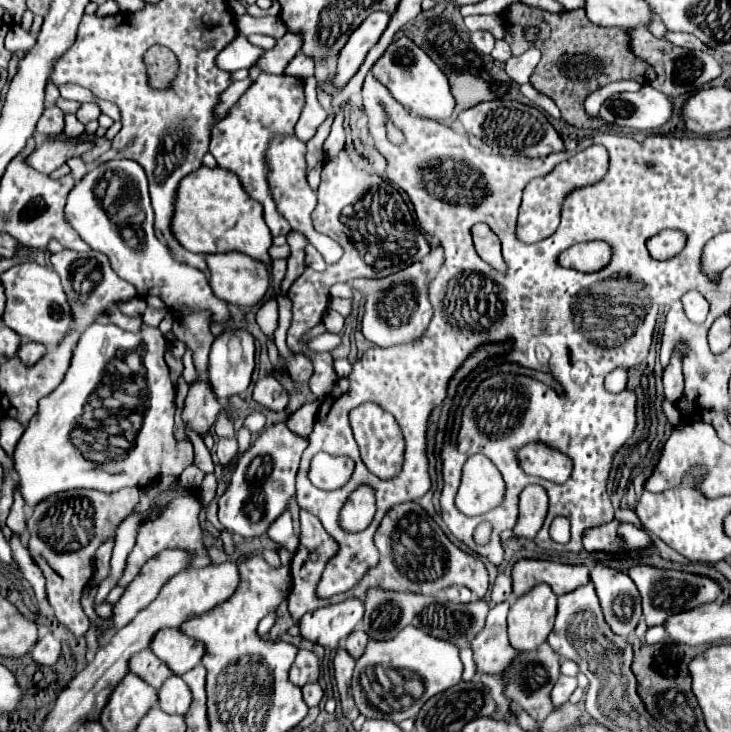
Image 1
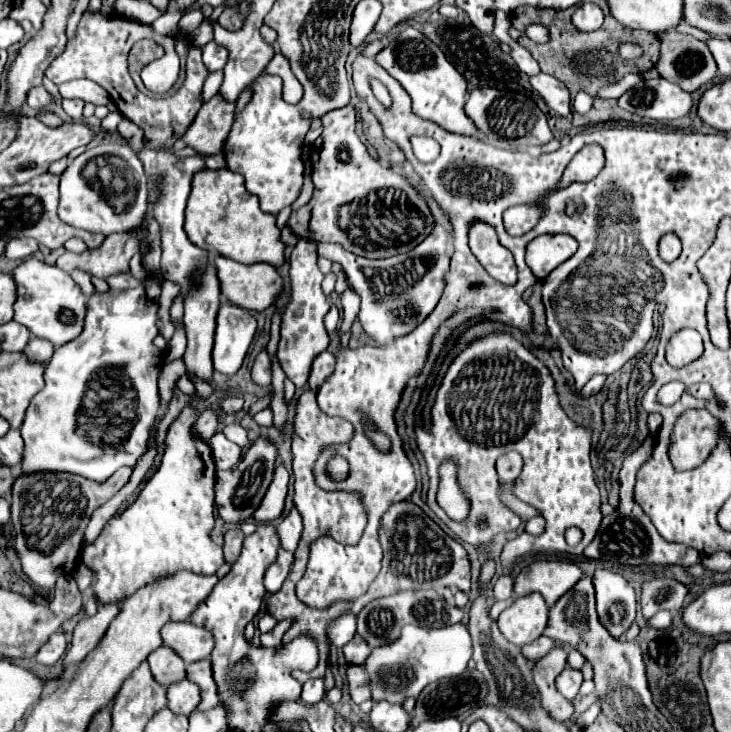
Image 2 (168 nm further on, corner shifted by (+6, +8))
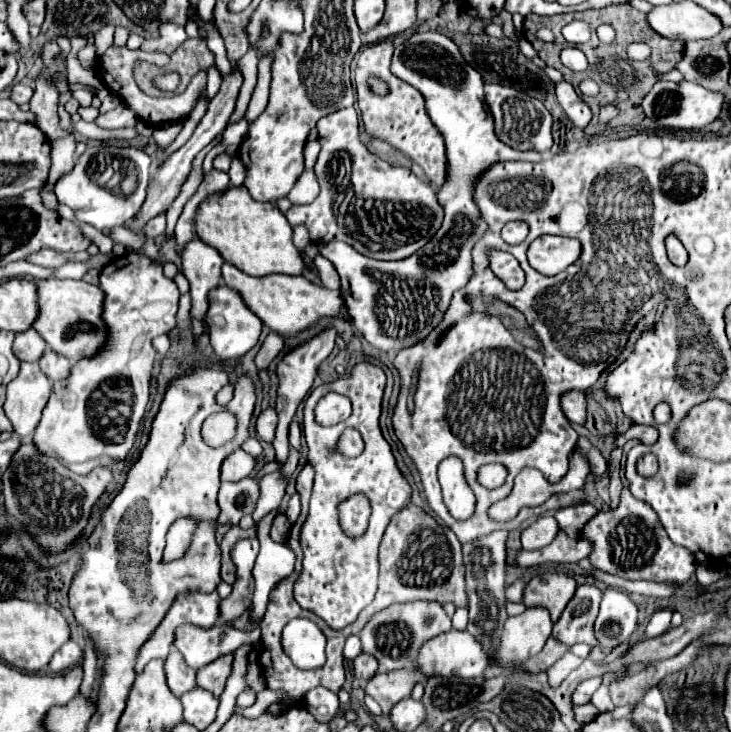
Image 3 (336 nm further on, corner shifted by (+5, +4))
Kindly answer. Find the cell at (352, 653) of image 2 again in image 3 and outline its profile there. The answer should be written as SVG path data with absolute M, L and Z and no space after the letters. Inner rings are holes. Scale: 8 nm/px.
M359 653L359 657L355 657L353 661L353 671L359 681L369 681L377 671L377 659L373 655Z

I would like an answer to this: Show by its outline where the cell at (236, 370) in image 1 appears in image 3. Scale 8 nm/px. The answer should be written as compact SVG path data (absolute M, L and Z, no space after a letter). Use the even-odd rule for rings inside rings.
M221 285L209 293L209 313L205 317L205 325L207 325L209 337L211 337L213 351L219 361L233 361L233 359L243 357L247 351L251 351L257 345L261 329L263 329L261 319L247 309L247 305L239 297L239 293L225 285Z

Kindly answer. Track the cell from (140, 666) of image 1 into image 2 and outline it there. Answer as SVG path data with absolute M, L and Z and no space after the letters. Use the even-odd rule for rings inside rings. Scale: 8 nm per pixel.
M160 647L152 651L148 657L148 663L154 679L164 687L186 677L186 663L170 647Z

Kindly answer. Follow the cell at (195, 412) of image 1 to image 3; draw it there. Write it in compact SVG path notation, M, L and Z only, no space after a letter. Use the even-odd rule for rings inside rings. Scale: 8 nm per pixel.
M191 241L181 255L181 273L191 287L191 317L205 325L205 313L209 307L209 289L223 283L221 277L223 259L217 249L203 241Z

